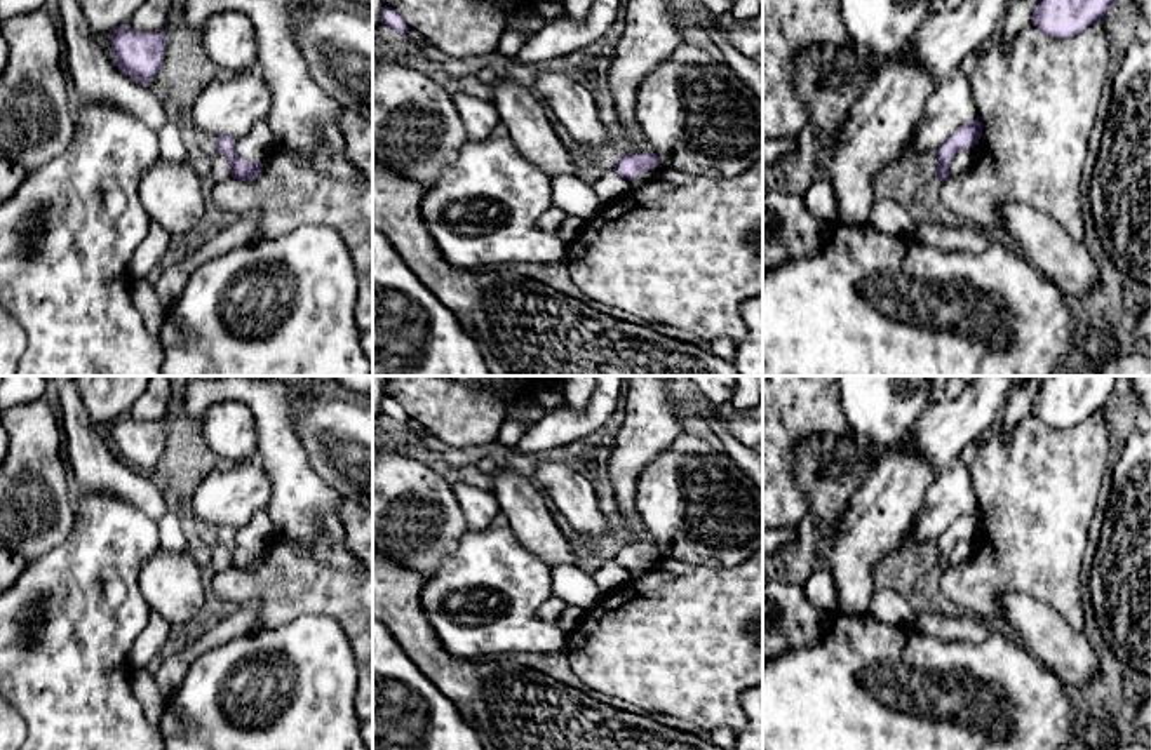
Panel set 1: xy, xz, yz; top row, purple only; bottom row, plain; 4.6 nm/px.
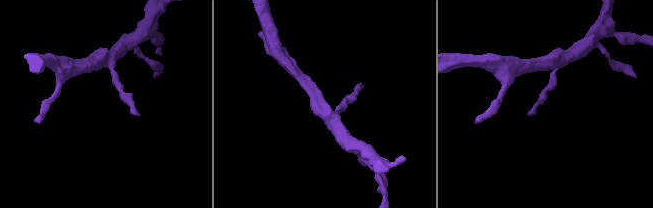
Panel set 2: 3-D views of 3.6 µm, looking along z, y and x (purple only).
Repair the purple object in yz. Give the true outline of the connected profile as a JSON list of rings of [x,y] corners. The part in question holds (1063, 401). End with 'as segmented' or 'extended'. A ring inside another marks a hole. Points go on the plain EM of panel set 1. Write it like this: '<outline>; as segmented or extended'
[[[1045,376],[1031,412],[1048,426],[1069,428],[1101,411],[1120,376]]]; as segmented

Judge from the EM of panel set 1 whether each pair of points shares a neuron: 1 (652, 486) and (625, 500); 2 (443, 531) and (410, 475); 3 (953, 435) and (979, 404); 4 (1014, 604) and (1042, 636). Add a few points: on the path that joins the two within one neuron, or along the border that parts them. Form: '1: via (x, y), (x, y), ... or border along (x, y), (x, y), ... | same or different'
1: border along (653, 460), (636, 491), (636, 512), (648, 535) | different
2: via (429, 517), (410, 498), (410, 489) | same
3: via (955, 428), (972, 411) | same
4: via (1019, 611), (1036, 629) | same

